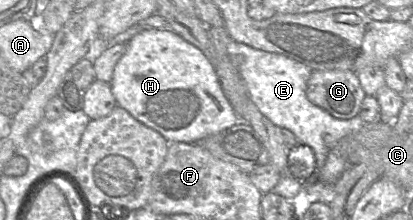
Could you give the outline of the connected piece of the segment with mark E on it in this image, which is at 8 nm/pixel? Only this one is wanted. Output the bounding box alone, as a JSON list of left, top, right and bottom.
[230,41,366,174]

